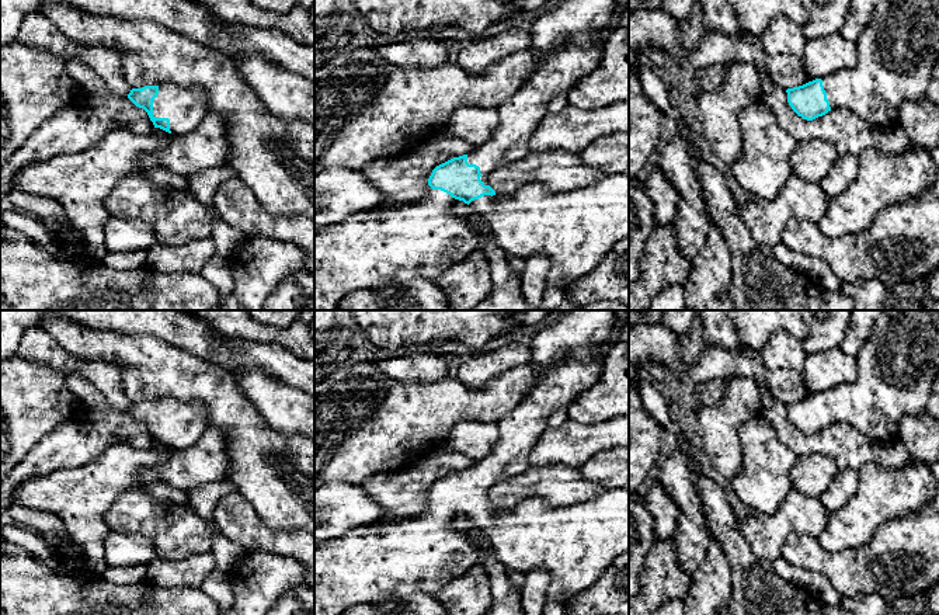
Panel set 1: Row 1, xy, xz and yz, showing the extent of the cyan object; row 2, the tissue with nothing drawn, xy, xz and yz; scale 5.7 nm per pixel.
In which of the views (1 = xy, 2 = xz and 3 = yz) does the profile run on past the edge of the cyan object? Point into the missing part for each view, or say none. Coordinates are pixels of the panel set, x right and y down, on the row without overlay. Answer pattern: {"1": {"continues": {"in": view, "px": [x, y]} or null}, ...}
{"1": {"continues": {"in": "xy", "px": [185, 421]}}, "2": {"continues": {"in": "xz", "px": [423, 555]}}, "3": {"continues": {"in": "yz", "px": [898, 362]}}}

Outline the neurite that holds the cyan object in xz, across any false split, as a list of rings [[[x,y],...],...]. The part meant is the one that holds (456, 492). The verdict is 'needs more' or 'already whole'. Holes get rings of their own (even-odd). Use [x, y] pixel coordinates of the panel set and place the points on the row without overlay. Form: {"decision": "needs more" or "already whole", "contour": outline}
{"decision": "needs more", "contour": [[[560,310],[557,320],[540,329],[531,340],[531,362],[539,378],[524,400],[504,418],[497,421],[498,442],[488,456],[469,469],[453,472],[437,480],[429,493],[425,512],[418,518],[404,518],[382,527],[358,528],[345,536],[330,539],[314,549],[314,615],[341,615],[357,604],[378,604],[387,598],[408,598],[414,594],[435,597],[451,581],[466,574],[483,555],[469,534],[458,531],[453,524],[459,515],[467,518],[476,535],[488,542],[487,552],[494,555],[507,570],[524,574],[545,569],[550,576],[546,598],[564,607],[580,593],[588,590],[625,552],[629,552],[629,490],[608,489],[598,497],[553,507],[542,497],[526,497],[510,510],[497,510],[488,500],[488,490],[502,480],[514,479],[529,469],[528,456],[536,441],[547,428],[549,417],[591,389],[601,378],[604,352],[618,322],[616,310]]]}

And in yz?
{"decision": "needs more", "contour": [[[883,310],[856,357],[858,376],[853,382],[835,385],[803,400],[787,403],[787,417],[803,434],[813,435],[835,423],[848,423],[877,442],[900,437],[900,420],[925,411],[933,381],[939,371],[939,310]]]}

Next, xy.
{"decision": "needs more", "contour": [[[161,397],[132,403],[128,413],[147,427],[154,442],[173,449],[194,445],[209,428],[209,416],[202,402]]]}

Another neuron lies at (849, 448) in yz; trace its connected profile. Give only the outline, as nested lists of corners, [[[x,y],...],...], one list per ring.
[[[747,345],[738,350],[707,347],[698,361],[685,366],[695,383],[714,379],[748,376],[761,390],[761,414],[775,427],[779,438],[797,456],[821,454],[831,456],[839,469],[860,470],[867,465],[901,469],[911,459],[900,438],[893,442],[870,439],[848,423],[835,423],[813,435],[799,431],[787,417],[787,407],[779,402],[765,382],[765,364],[761,352]]]

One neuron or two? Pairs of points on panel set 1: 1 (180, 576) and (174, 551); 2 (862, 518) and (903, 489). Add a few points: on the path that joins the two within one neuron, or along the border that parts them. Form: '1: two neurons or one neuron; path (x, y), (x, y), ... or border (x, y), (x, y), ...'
1: two neurons; border (208, 552), (174, 560), (156, 558)
2: one neuron; path (872, 508), (887, 493), (893, 493)

